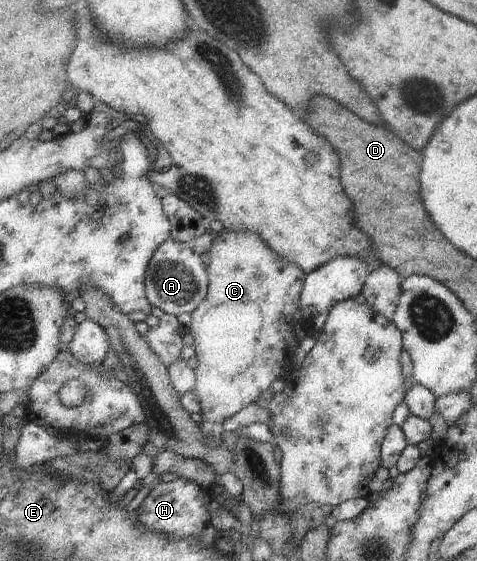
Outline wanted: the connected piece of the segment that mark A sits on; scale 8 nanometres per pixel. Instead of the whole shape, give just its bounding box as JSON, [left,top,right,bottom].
[146,238,209,316]

